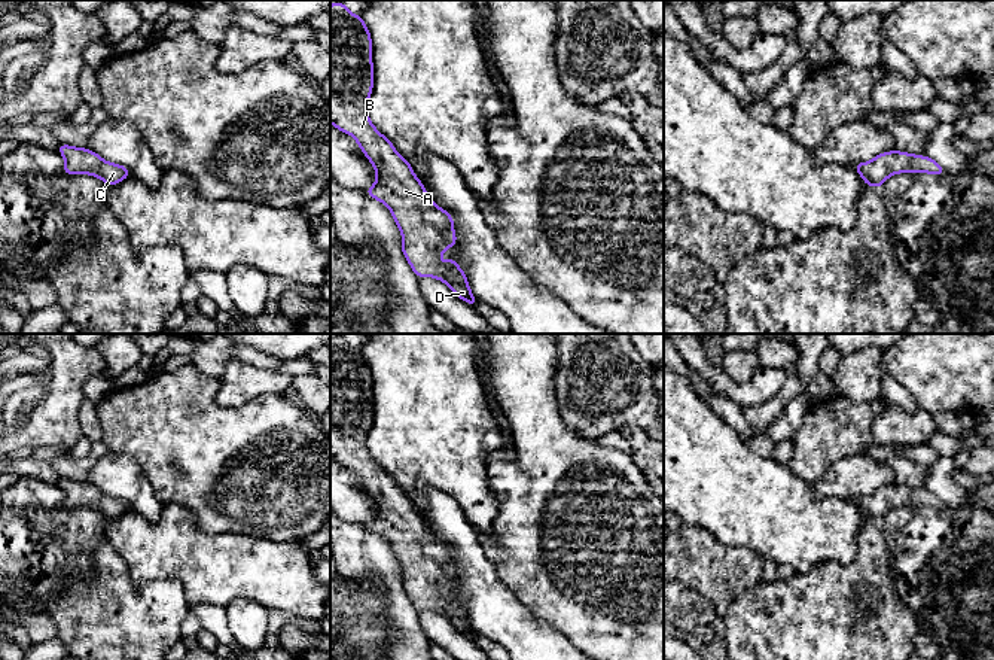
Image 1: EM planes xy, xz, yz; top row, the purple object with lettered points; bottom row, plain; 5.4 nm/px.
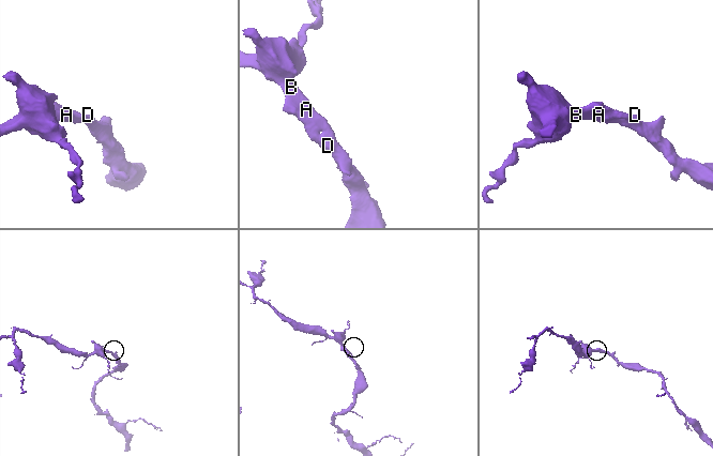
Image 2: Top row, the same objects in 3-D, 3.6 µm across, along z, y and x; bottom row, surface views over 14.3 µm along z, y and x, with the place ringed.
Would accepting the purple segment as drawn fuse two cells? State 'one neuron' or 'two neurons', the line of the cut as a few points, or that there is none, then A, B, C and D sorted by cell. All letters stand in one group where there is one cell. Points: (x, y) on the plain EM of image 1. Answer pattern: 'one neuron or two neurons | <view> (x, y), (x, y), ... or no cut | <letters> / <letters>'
one neuron | no cut | A B C D

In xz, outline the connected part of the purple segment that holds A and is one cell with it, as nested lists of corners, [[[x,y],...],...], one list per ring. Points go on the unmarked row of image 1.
[[[342,335],[330,338],[330,457],[335,459],[339,465],[353,469],[365,490],[375,502],[376,515],[369,523],[366,523],[365,527],[390,542],[391,550],[402,566],[403,590],[409,596],[417,611],[435,611],[446,617],[460,633],[475,641],[478,635],[469,621],[466,606],[458,600],[457,594],[446,591],[446,596],[440,596],[437,593],[442,587],[445,587],[446,581],[454,581],[457,577],[454,553],[446,544],[435,538],[435,535],[427,529],[424,518],[414,508],[411,498],[399,489],[393,477],[371,456],[366,447],[366,438],[371,432],[372,422],[373,398],[371,367],[363,352],[360,349],[351,347]]]

